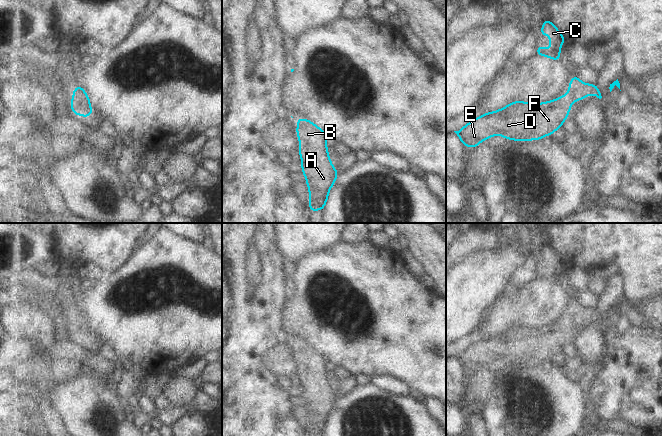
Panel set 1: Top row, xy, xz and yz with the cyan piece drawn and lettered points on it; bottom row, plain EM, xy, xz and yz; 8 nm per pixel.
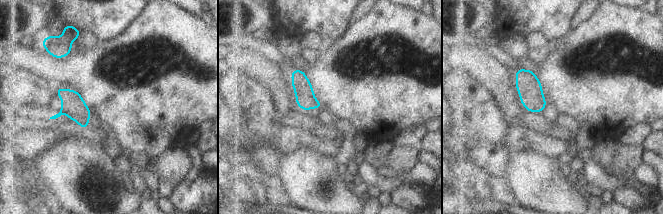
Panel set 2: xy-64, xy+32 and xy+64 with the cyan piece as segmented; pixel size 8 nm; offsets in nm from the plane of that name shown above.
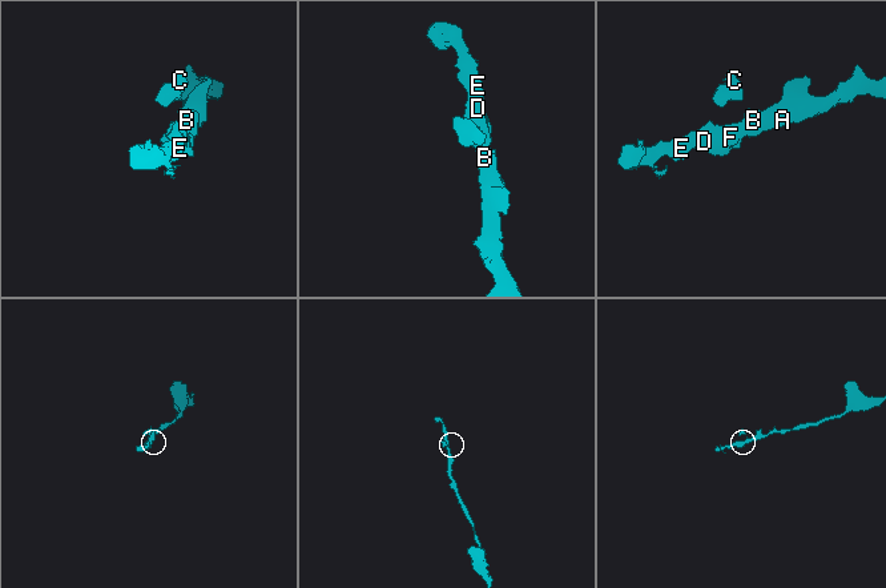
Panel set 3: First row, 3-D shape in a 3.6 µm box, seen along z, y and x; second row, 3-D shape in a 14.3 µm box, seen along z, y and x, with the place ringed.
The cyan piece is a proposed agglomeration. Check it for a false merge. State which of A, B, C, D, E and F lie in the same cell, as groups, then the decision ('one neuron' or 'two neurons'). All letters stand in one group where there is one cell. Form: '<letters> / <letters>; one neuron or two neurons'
A B C D E F; one neuron

